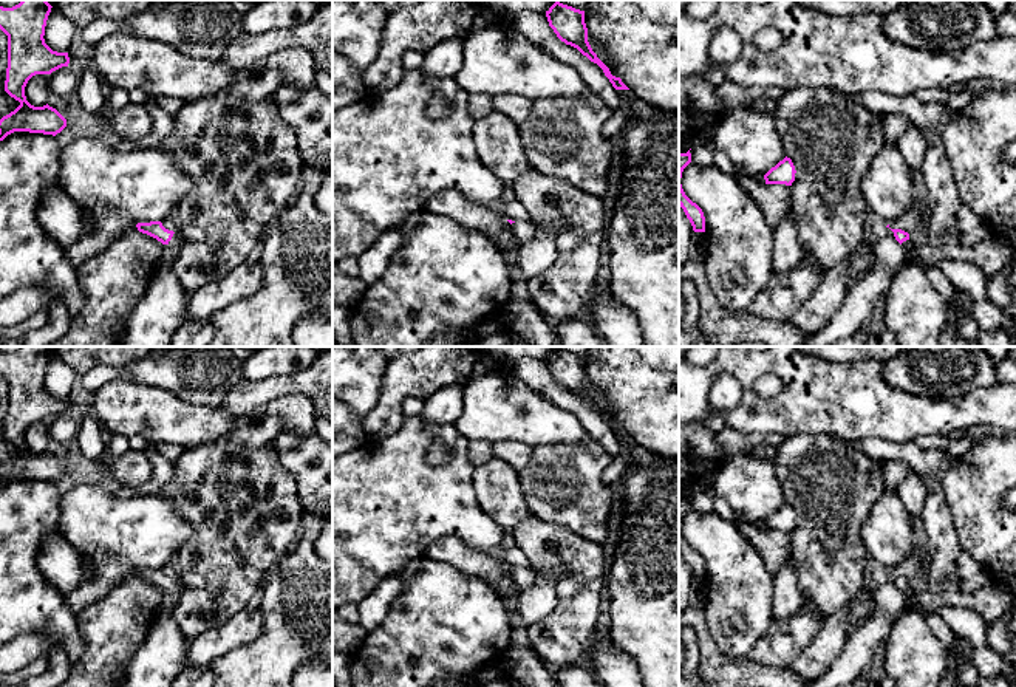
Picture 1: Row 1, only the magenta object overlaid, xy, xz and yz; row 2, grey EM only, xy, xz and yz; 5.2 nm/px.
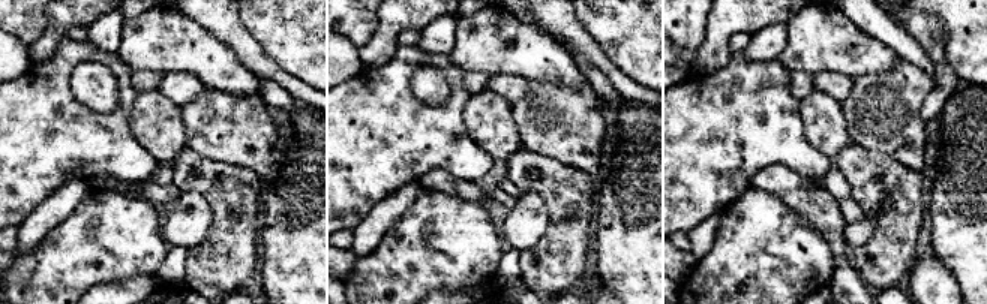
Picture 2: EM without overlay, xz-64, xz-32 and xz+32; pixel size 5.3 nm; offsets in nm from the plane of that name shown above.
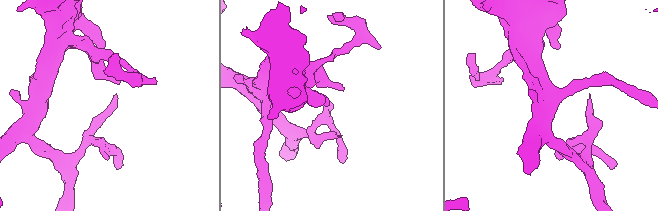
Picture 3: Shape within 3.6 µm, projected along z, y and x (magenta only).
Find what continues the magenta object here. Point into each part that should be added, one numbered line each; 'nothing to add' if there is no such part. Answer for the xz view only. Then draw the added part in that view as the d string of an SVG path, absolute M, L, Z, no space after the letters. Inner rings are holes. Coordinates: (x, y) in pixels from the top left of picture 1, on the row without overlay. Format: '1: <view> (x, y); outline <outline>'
1: xz (525, 577); outline M515 568L510 571L513 582L520 586L520 591L534 586L535 572L530 568Z

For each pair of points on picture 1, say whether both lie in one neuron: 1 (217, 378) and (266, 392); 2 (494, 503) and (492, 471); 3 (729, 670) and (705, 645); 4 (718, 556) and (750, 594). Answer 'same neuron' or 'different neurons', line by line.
1: different neurons
2: same neuron
3: same neuron
4: same neuron

